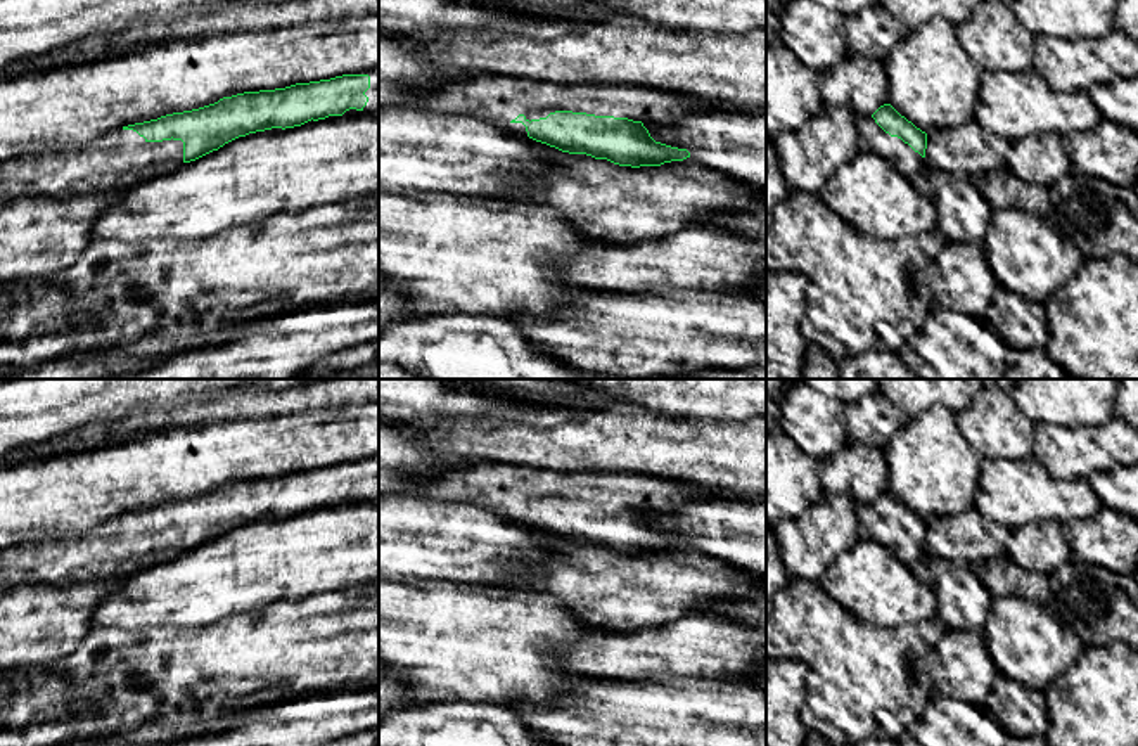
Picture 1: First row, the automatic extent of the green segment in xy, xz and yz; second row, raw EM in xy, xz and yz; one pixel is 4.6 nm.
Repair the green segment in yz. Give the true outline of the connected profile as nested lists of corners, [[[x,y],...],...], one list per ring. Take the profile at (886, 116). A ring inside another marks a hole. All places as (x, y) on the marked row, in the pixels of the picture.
[[[891,104],[880,106],[872,116],[856,114],[854,121],[870,151],[891,161],[906,178],[913,180],[927,164],[927,133]]]

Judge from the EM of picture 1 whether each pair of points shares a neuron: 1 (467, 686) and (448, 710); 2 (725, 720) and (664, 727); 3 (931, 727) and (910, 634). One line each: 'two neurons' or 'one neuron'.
1: two neurons
2: one neuron
3: two neurons

